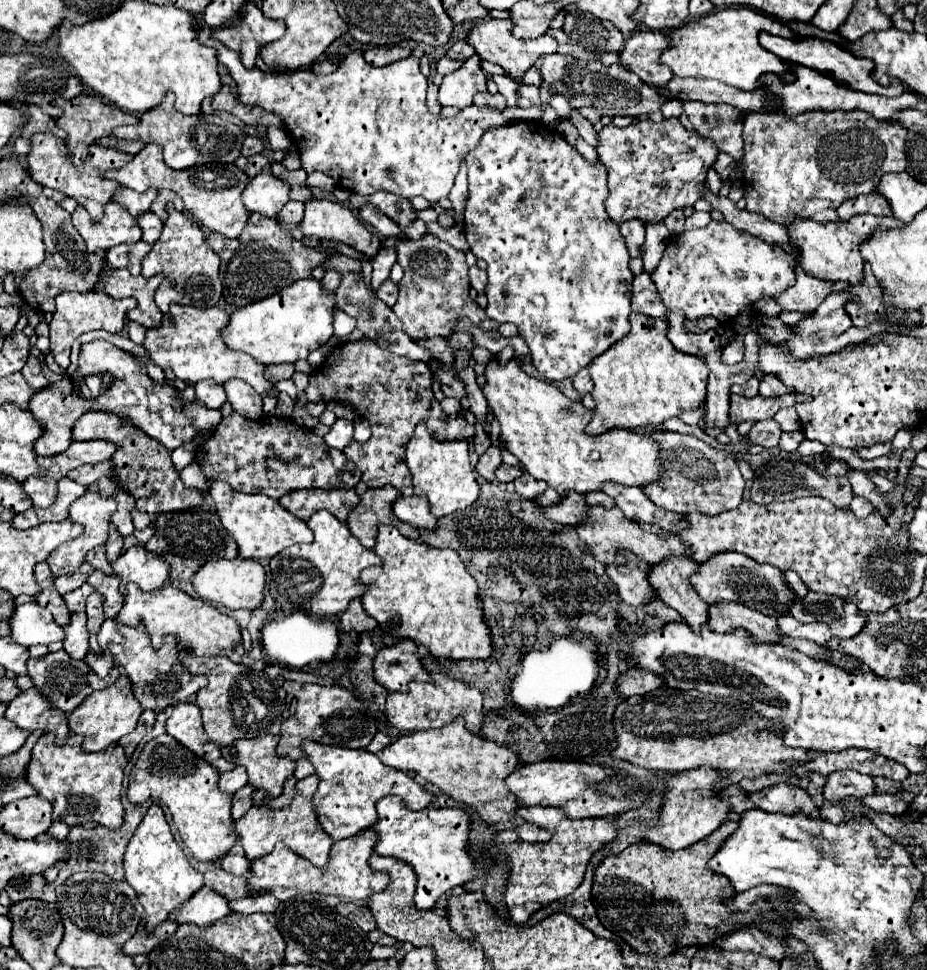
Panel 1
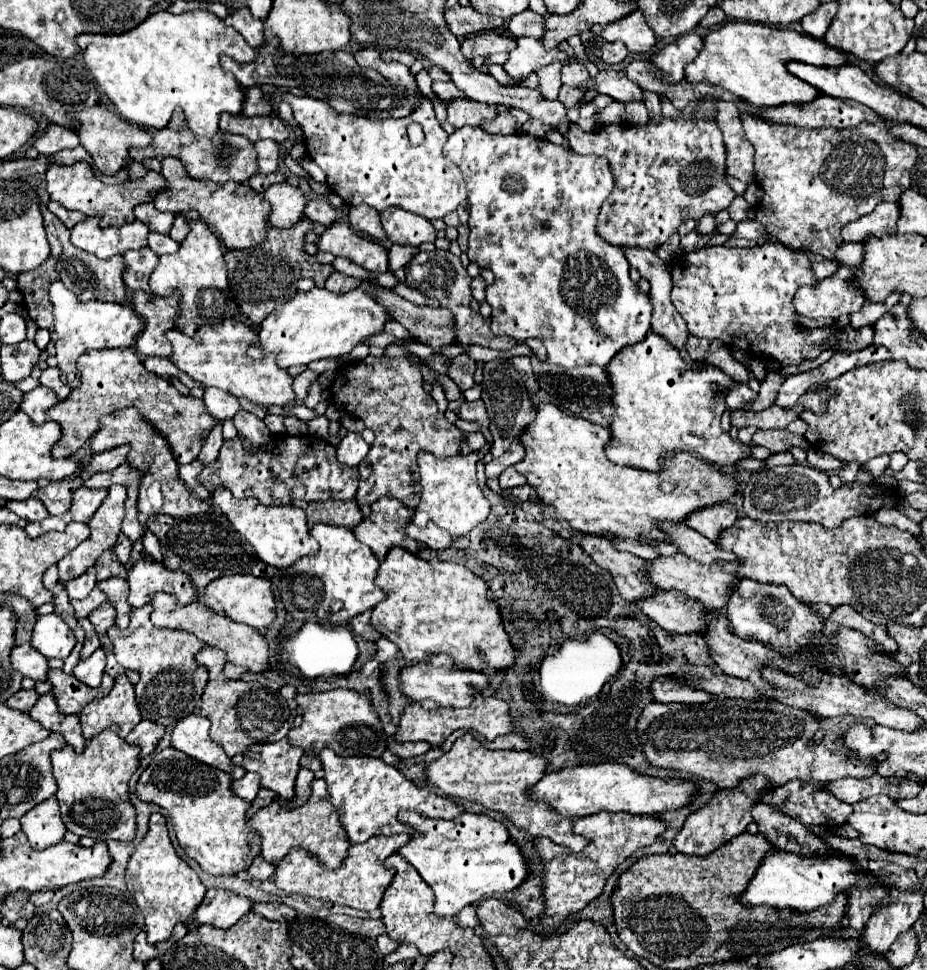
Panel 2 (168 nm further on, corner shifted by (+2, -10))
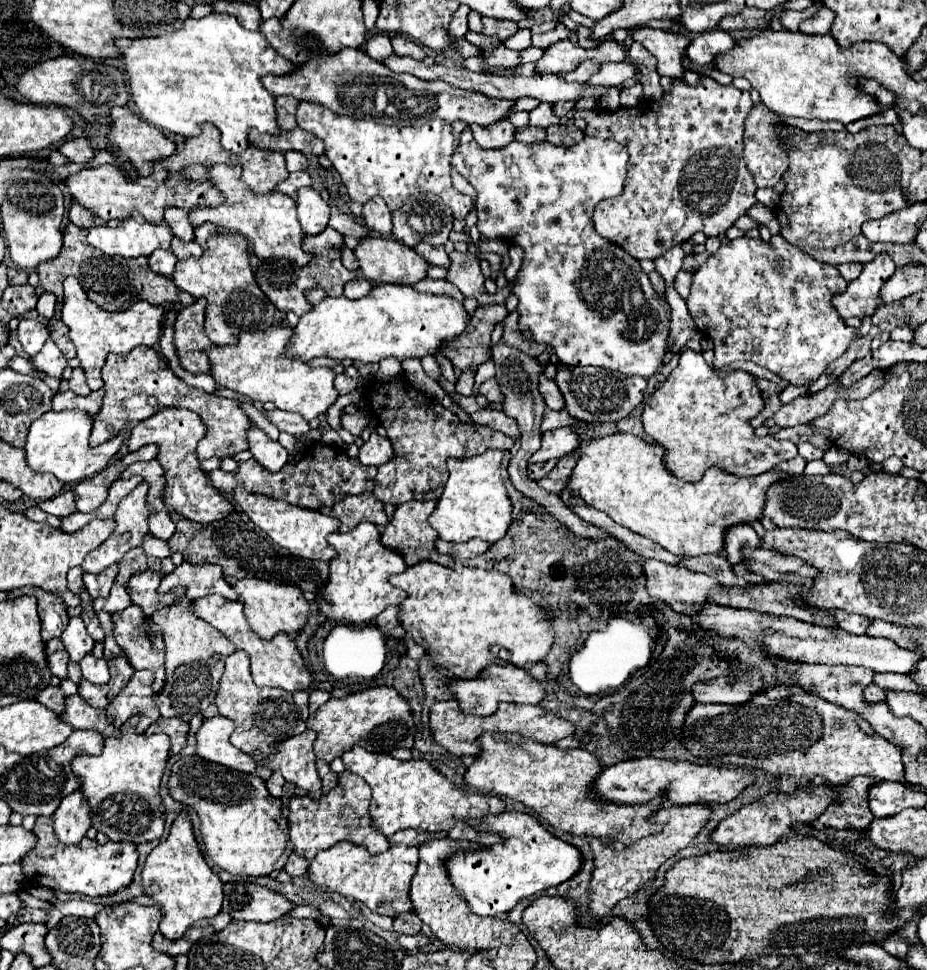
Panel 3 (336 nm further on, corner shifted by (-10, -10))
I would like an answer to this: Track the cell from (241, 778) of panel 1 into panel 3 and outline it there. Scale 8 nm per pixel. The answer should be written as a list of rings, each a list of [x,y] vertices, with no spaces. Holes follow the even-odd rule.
[[[274,772],[268,780],[266,780],[266,786],[270,790],[270,794],[274,798],[280,798],[282,796],[282,786],[284,786],[284,776],[280,772]]]

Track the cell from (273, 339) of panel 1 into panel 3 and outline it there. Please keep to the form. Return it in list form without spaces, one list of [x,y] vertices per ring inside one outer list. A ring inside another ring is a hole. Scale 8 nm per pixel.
[[[376,284],[364,298],[350,300],[346,296],[340,298],[324,298],[316,304],[308,314],[304,314],[294,328],[292,342],[288,346],[288,354],[292,358],[300,358],[304,362],[320,356],[328,356],[334,360],[356,360],[356,362],[380,362],[382,358],[424,358],[426,354],[436,354],[446,342],[454,340],[466,330],[470,314],[464,310],[462,302],[446,296],[446,294],[426,294],[418,292],[412,286],[402,284]]]

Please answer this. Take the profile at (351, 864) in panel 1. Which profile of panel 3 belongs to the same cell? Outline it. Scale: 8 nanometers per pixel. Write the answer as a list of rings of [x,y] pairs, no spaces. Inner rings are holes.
[[[400,830],[390,836],[390,850],[378,856],[372,856],[366,846],[340,842],[330,850],[322,850],[310,862],[310,880],[318,886],[326,886],[334,892],[340,892],[346,898],[356,898],[358,902],[366,904],[372,912],[384,916],[398,916],[402,912],[412,910],[410,904],[410,880],[418,866],[416,848],[426,840],[438,838],[432,832],[418,832],[418,830]]]

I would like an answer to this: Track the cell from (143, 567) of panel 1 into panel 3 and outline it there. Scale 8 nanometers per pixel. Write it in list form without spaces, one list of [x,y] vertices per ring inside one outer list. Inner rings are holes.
[[[184,562],[172,574],[162,578],[158,594],[166,594],[178,584],[186,586],[186,594],[190,598],[202,598],[202,596],[208,596],[208,594],[222,594],[228,600],[238,600],[238,594],[224,580],[222,568],[218,568],[218,564],[210,564],[210,562],[190,564],[190,562]]]

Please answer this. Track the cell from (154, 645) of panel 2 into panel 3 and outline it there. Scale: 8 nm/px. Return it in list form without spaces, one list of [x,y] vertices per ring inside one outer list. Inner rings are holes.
[[[182,592],[182,596],[176,596],[176,602],[168,606],[170,612],[164,624],[166,686],[160,694],[156,694],[156,704],[164,718],[178,716],[186,718],[186,722],[190,722],[194,714],[204,712],[212,704],[218,692],[220,676],[224,672],[222,656],[228,656],[236,650],[236,646],[214,626],[192,614],[192,604],[194,602]]]

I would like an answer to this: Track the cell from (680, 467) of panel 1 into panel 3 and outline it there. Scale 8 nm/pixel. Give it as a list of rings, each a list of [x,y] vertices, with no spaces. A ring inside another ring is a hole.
[[[738,524],[726,532],[726,558],[730,564],[744,564],[744,548],[760,548],[762,542],[750,524]]]

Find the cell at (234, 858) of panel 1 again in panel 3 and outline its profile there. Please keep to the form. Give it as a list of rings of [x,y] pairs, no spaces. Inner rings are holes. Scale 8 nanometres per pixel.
[[[292,852],[284,870],[286,870],[290,876],[302,876],[302,874],[308,872],[308,866],[310,866],[310,862],[308,862],[304,856],[298,856],[296,852]]]

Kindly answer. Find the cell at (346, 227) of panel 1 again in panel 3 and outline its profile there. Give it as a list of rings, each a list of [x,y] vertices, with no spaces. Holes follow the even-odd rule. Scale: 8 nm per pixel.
[[[368,236],[360,240],[354,254],[360,262],[362,274],[370,282],[416,284],[426,278],[426,260],[398,240]]]

